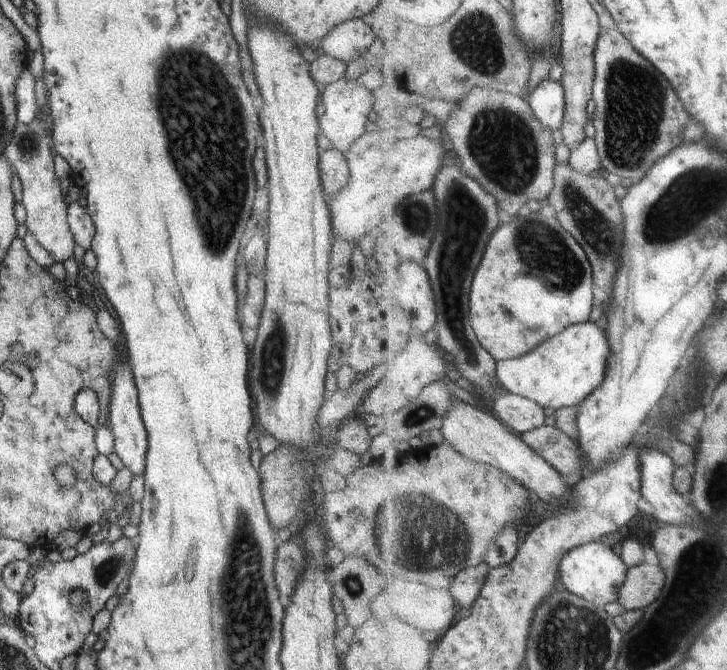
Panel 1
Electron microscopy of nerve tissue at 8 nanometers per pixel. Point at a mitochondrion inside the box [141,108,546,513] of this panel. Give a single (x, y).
(457, 256)

